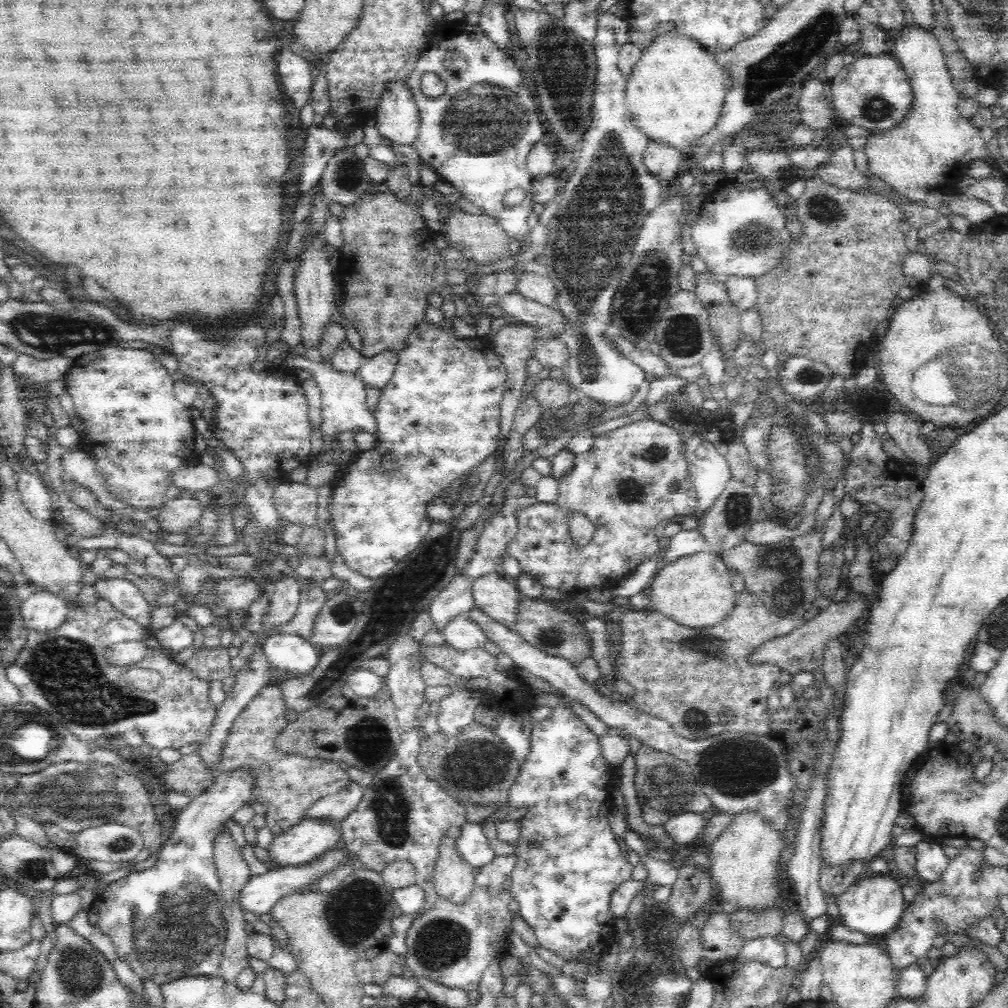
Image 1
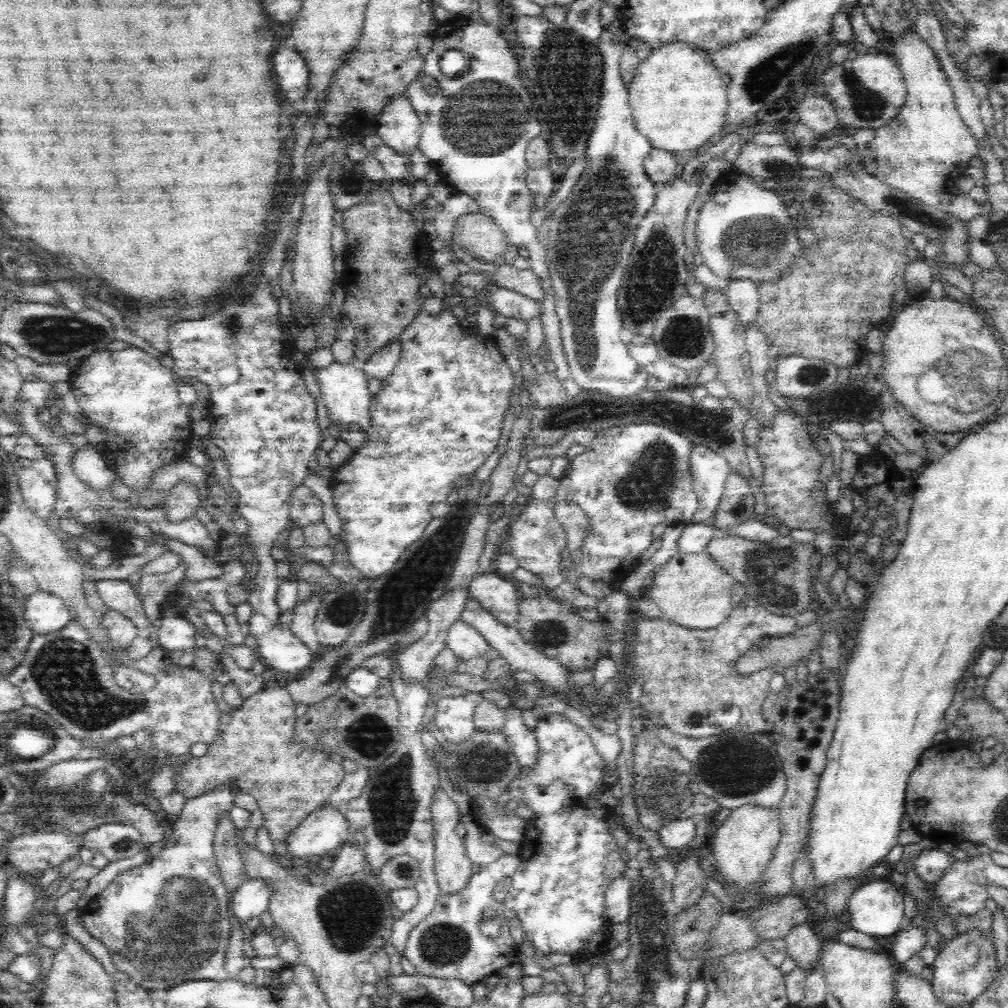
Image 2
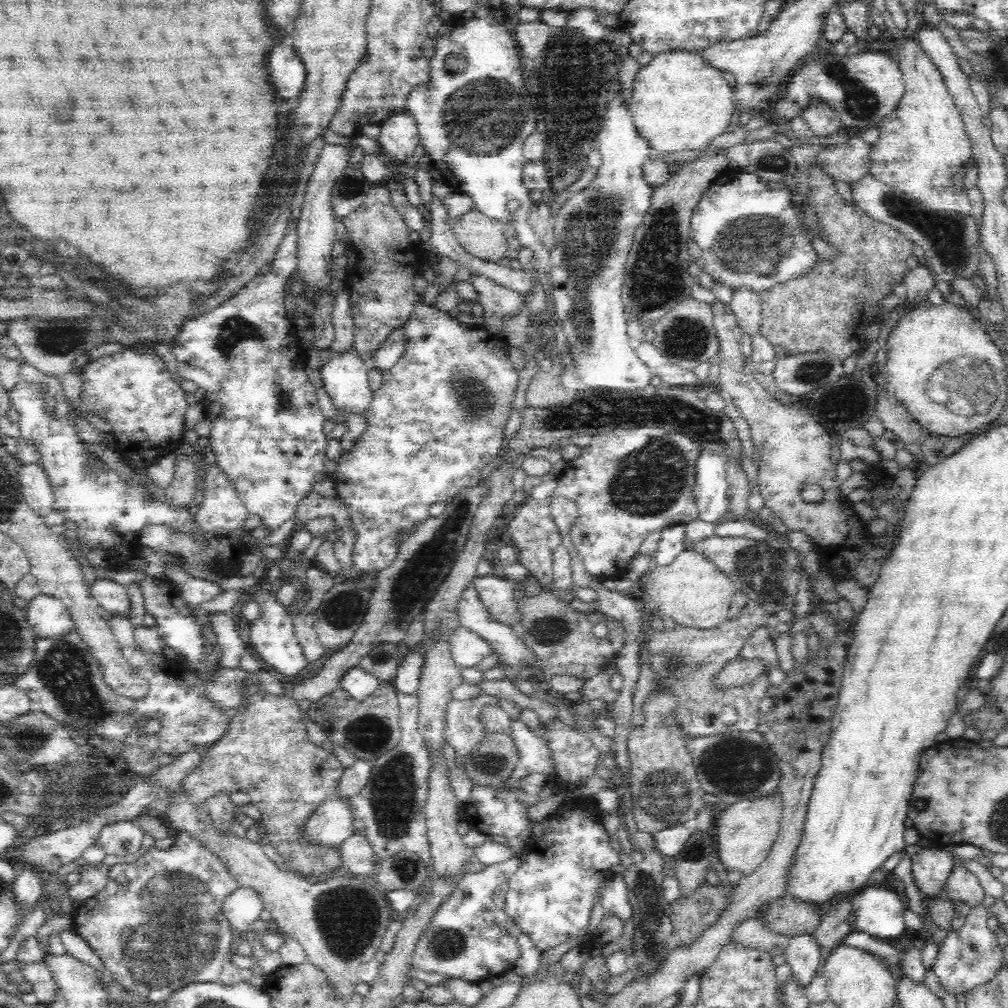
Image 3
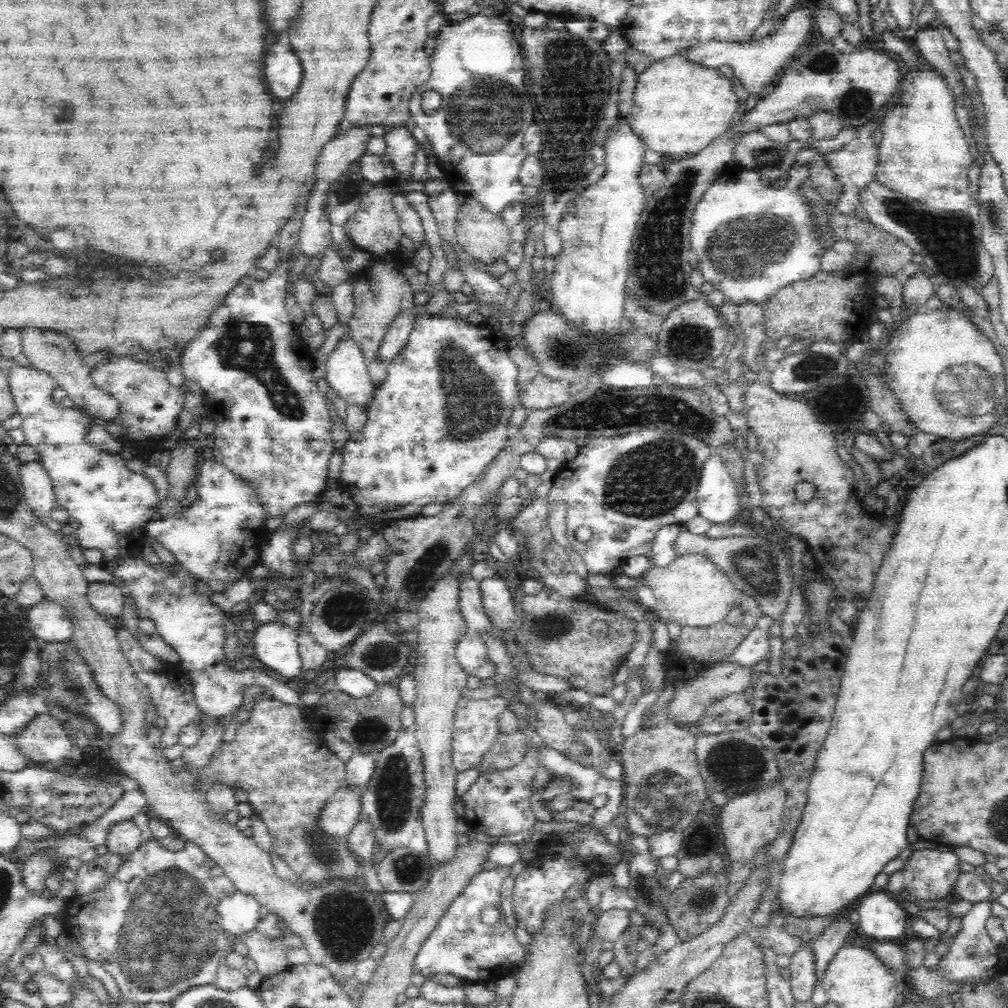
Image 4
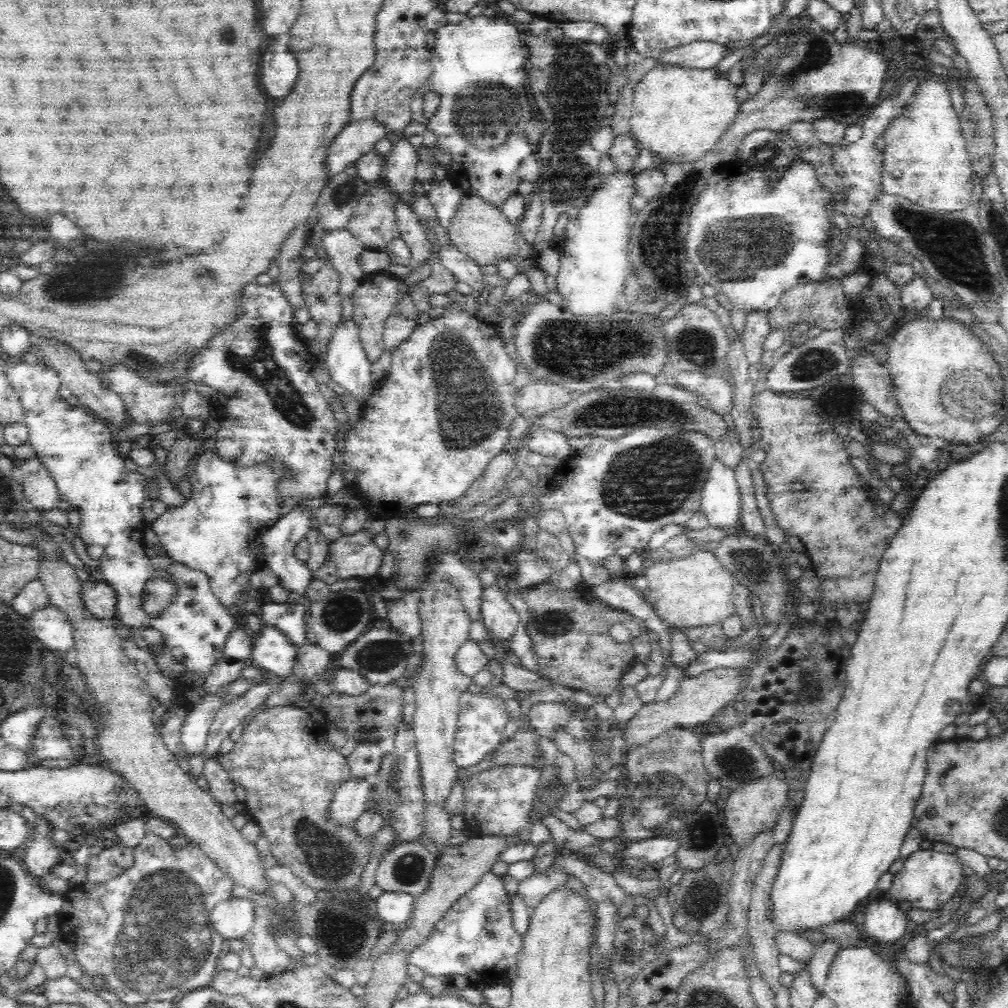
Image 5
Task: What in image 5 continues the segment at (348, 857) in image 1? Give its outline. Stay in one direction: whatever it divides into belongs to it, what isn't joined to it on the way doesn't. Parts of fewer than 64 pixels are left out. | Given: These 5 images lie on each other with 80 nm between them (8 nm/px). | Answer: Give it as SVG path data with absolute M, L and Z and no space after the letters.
M232 896L212 909L210 925L226 940L242 939L252 930L255 906L254 900L248 897Z

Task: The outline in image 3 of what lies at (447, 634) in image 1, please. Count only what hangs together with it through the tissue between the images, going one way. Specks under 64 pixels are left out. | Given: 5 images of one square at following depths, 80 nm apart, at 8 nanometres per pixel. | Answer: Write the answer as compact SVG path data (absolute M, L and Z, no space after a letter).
M462 625L456 626L448 636L450 654L457 667L475 667L492 650L490 645L476 632Z

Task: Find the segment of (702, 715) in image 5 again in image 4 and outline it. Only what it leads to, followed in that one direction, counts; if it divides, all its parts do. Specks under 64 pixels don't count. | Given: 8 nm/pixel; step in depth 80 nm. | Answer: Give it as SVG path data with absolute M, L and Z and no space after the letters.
M724 662L700 673L695 681L689 683L678 681L674 684L674 698L669 704L669 717L680 725L690 725L702 716L702 710L712 700L718 700L718 698L724 698L728 694L736 694L736 692L751 688L759 674L760 672L752 669L752 666L742 666L737 662Z

